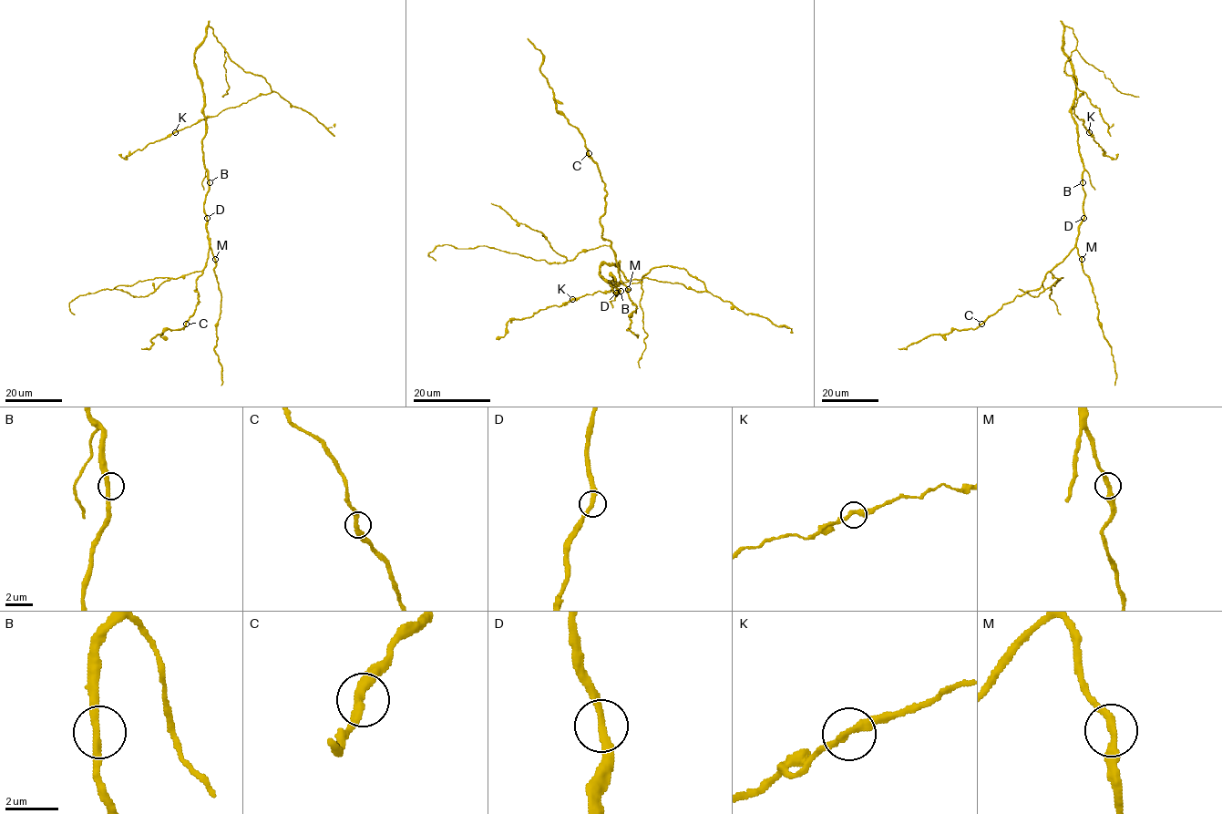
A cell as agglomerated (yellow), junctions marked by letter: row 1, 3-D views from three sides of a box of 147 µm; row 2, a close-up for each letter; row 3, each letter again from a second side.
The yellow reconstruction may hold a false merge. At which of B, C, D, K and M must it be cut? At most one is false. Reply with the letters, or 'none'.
none

